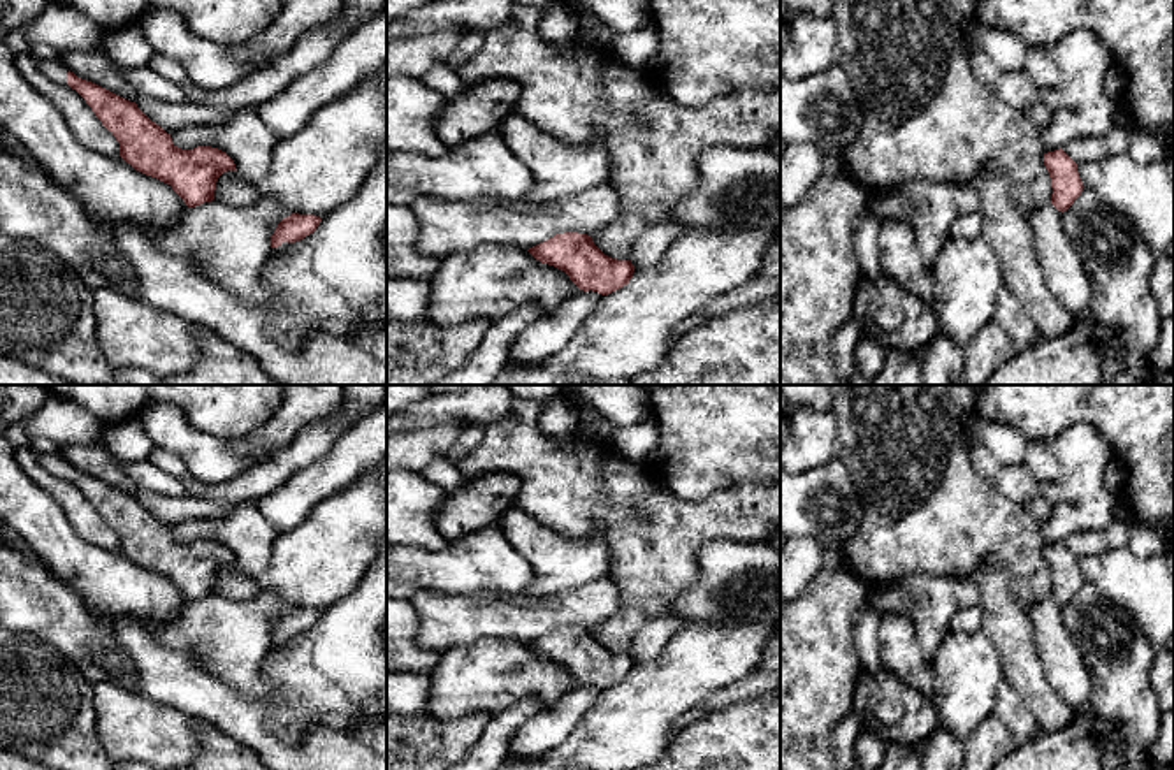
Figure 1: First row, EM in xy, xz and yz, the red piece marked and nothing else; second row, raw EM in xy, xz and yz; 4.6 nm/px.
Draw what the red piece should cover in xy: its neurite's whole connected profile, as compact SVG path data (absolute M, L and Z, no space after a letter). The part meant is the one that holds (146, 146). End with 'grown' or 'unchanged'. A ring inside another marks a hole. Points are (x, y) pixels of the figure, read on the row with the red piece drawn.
M62 51L69 69L67 84L91 107L120 142L120 156L135 171L172 186L188 207L221 202L250 207L260 193L237 176L234 160L221 149L197 146L181 149L160 125L139 107L139 93L105 51Z | grown

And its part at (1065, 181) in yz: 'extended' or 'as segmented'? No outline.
extended

